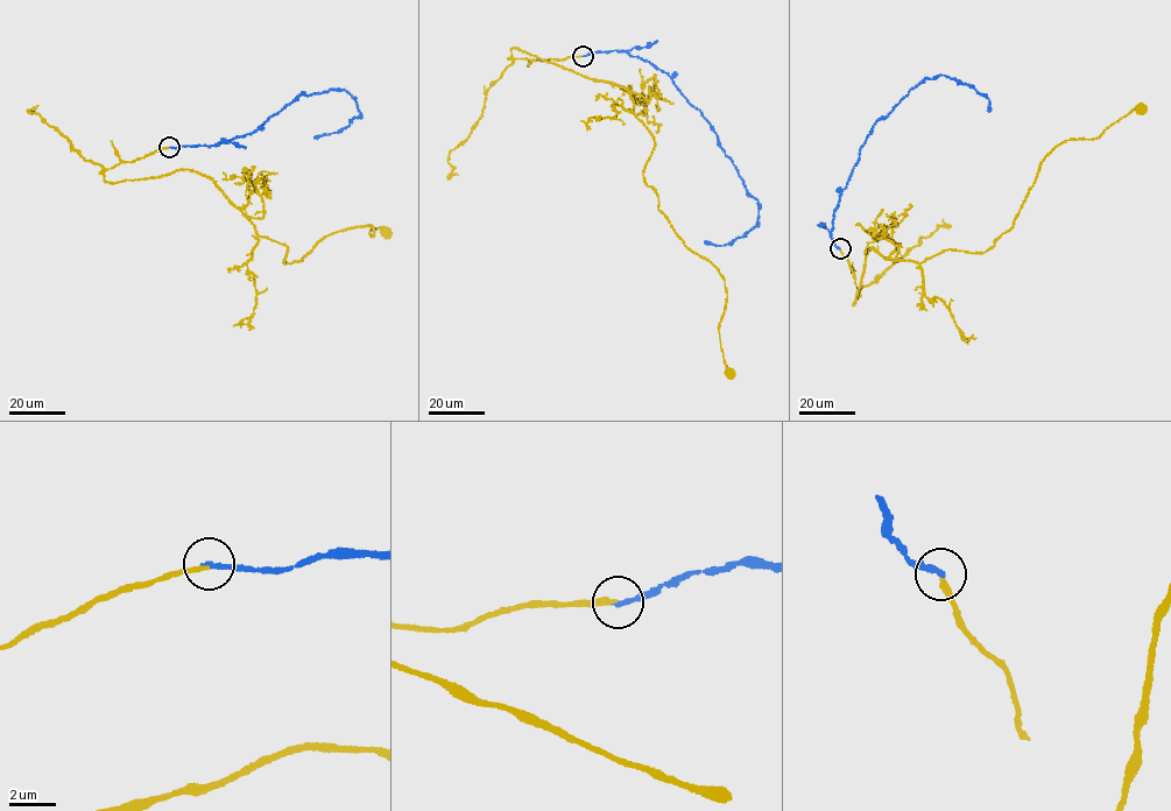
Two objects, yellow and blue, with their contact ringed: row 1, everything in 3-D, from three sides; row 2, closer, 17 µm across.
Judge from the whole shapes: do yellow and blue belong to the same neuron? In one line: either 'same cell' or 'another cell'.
another cell

